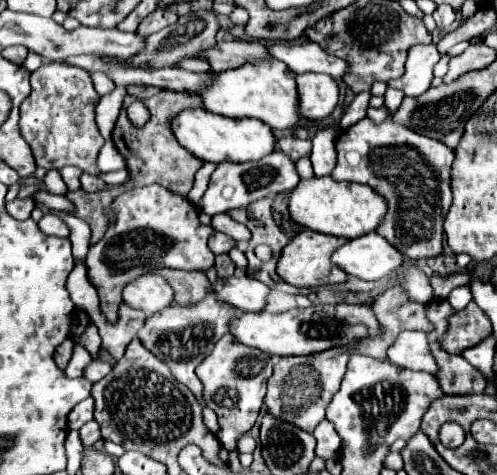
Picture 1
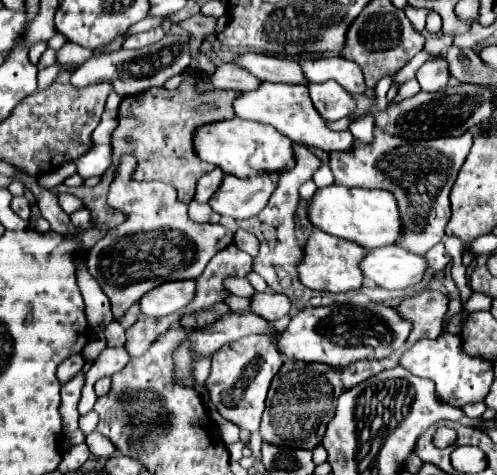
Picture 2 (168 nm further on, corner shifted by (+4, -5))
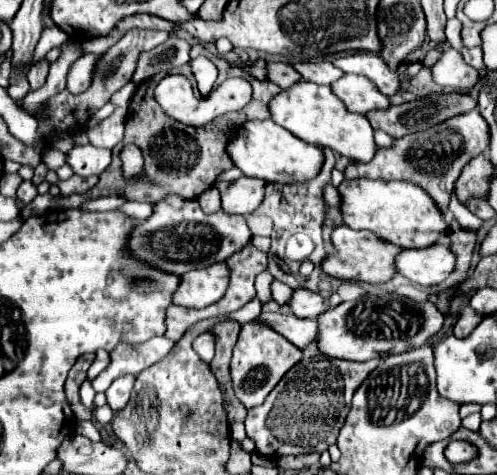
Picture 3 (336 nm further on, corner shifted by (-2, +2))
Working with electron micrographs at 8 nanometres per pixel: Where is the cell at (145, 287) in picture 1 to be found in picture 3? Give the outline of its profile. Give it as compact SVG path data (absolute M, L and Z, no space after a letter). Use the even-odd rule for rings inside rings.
M214 263L182 275L182 285L174 293L174 303L186 307L206 307L222 299L228 289L230 269L226 263Z

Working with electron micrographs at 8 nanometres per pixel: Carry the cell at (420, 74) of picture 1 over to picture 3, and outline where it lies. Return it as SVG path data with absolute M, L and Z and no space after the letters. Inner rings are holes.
M448 45L444 47L440 61L432 67L432 75L434 75L434 81L438 85L442 85L444 89L454 89L454 91L462 91L462 93L470 93L472 89L476 89L480 85L478 73L462 61L462 57L456 49L452 49Z

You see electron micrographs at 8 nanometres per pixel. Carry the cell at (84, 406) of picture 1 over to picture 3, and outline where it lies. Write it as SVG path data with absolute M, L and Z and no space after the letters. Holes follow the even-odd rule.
M154 337L142 345L118 345L118 349L114 349L114 353L110 353L110 357L112 357L110 369L102 371L92 381L94 391L98 391L98 393L106 391L116 377L122 377L128 373L138 375L140 371L148 369L156 361L164 359L174 349L174 345L176 343L170 341L168 337Z

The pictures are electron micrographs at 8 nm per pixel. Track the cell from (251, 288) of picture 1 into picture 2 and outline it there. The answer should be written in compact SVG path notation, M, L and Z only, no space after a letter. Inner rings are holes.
M266 290L266 292L256 292L250 298L250 308L254 314L272 322L272 320L278 320L288 314L290 300L284 294L276 294L272 290Z

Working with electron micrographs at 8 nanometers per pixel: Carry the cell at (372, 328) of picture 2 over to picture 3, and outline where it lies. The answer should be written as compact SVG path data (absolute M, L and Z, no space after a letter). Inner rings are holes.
M392 293L386 295L364 295L358 301L344 301L338 307L318 317L318 349L336 359L348 361L370 361L390 353L406 353L428 343L440 333L444 325L444 313L430 303L414 303L406 297ZM410 319L410 325L404 321Z

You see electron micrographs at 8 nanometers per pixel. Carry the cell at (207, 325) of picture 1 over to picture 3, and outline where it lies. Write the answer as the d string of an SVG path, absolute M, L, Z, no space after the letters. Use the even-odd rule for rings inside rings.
M262 313L260 317L266 317L266 321L270 321L274 329L278 329L278 333L282 333L288 341L292 341L300 349L306 349L318 339L318 321L314 319L300 319L296 315L280 315L280 313Z

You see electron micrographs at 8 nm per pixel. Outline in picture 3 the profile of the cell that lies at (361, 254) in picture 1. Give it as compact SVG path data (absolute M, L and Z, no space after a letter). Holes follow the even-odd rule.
M432 245L426 249L404 249L398 255L396 269L412 283L422 287L440 285L456 269L456 255L448 245Z

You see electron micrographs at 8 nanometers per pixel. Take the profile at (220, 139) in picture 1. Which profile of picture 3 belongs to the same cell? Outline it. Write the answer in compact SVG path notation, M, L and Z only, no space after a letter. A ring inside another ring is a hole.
M272 119L248 121L234 131L228 141L228 153L244 175L258 177L268 183L304 183L314 179L324 165L324 153L320 147L304 143L284 127L276 125Z

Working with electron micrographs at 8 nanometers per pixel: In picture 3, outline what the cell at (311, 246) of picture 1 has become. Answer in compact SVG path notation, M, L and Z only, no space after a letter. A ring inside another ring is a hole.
M340 225L332 233L332 243L338 249L334 255L328 255L326 261L322 263L322 269L338 279L348 279L348 281L362 281L362 283L386 283L394 277L396 267L394 259L398 253L402 253L402 247L382 241L380 237L374 237L370 231L354 231L348 229L346 225Z

